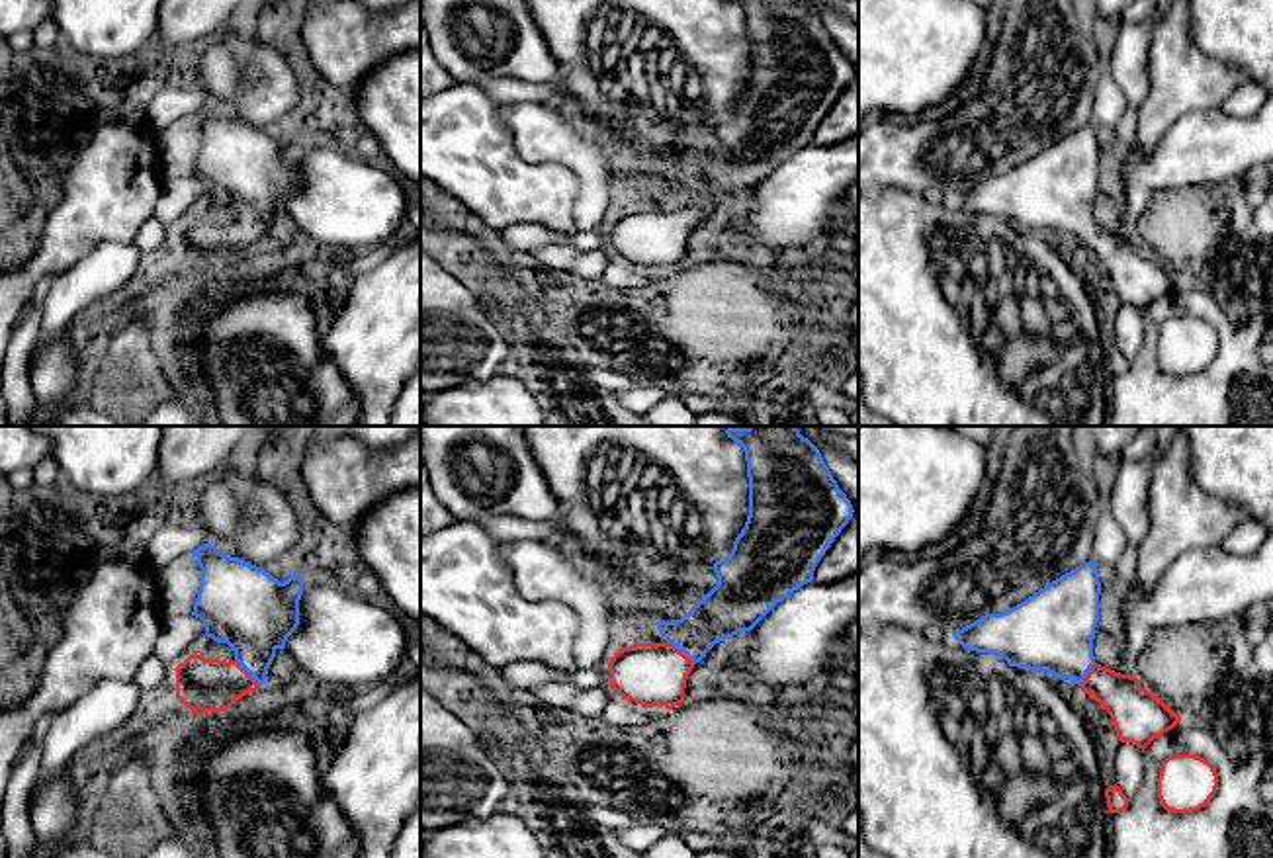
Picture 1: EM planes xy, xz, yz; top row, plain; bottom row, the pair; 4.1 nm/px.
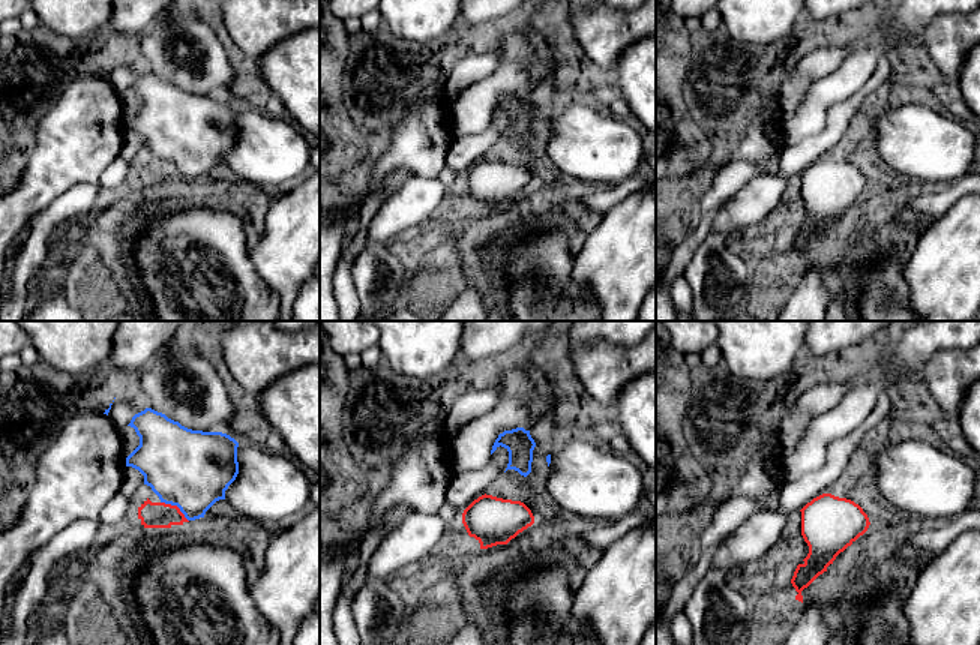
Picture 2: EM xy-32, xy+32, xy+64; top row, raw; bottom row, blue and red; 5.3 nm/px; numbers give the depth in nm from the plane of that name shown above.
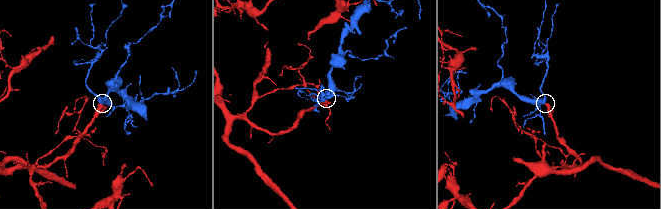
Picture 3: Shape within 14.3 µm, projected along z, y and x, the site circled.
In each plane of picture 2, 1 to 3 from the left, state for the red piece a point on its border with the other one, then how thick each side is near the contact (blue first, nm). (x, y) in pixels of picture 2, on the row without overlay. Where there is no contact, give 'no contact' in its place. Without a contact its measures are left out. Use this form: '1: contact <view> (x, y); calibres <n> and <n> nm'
1: contact xy-32 (176, 168); calibres 420 and 140 nm
2: no contact
3: no contact

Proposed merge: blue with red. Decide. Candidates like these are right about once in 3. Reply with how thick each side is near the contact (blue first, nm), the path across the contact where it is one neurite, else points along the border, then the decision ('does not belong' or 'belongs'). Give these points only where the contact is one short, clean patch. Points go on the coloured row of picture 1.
220 nm thick on the blue side, 260 nm on the other; runs through xz (726, 610), (683, 651), (652, 675); belongs

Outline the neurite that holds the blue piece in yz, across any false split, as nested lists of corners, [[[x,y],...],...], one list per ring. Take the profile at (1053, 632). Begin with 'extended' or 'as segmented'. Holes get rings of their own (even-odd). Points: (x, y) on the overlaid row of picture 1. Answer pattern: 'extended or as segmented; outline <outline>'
extended; outline [[[1083,563],[1001,614],[986,614],[952,631],[968,651],[989,653],[1009,666],[1070,678],[1111,715],[1120,743],[1146,749],[1181,717],[1132,674],[1095,663],[1101,582],[1097,565]]]

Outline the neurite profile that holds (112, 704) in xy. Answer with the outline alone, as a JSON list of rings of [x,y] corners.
[[[104,680],[94,684],[68,709],[55,715],[43,741],[41,768],[35,788],[59,772],[86,745],[137,721],[143,688],[137,680]]]

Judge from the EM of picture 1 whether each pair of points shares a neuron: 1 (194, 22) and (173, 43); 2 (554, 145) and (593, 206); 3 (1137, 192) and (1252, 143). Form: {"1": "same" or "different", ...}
{"1": "same", "2": "same", "3": "same"}

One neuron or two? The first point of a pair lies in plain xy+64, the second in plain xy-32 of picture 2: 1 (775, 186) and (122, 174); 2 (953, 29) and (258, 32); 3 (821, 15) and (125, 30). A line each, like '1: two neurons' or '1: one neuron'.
1: two neurons
2: one neuron
3: one neuron

